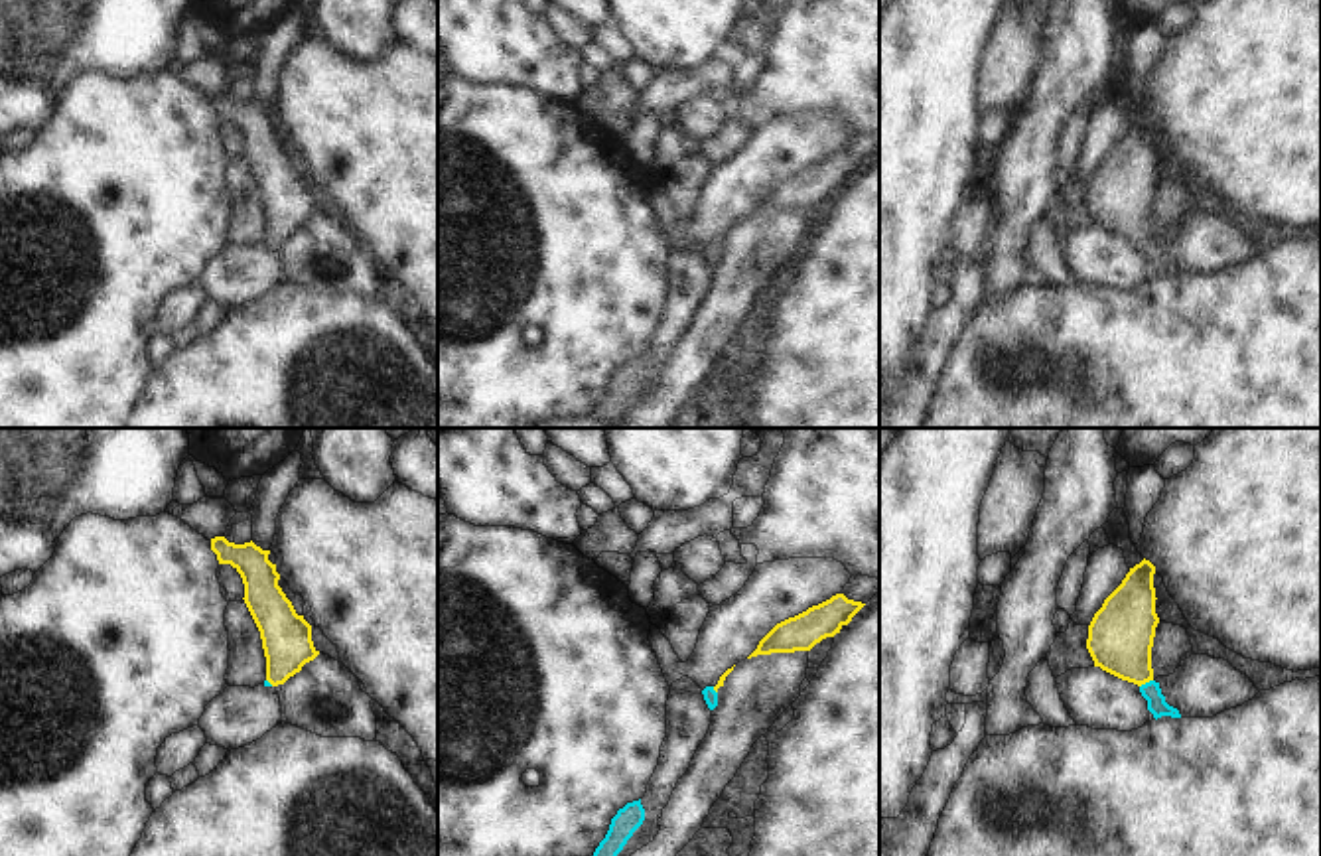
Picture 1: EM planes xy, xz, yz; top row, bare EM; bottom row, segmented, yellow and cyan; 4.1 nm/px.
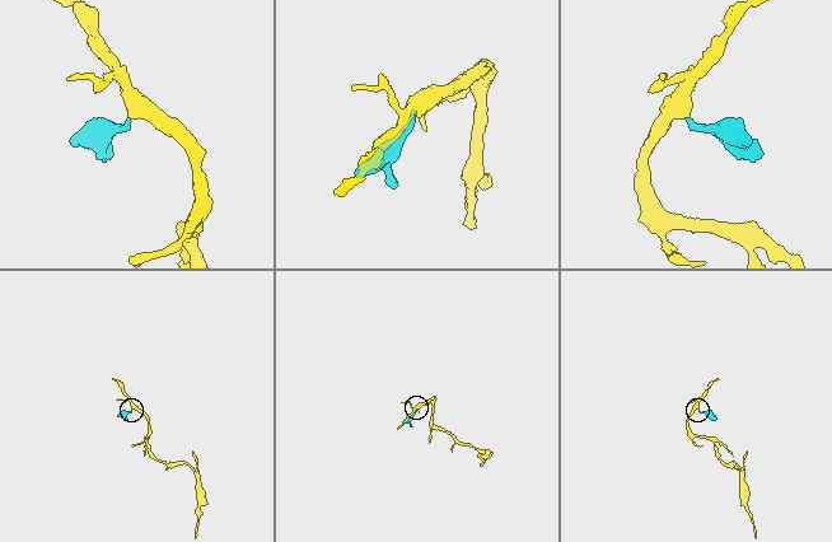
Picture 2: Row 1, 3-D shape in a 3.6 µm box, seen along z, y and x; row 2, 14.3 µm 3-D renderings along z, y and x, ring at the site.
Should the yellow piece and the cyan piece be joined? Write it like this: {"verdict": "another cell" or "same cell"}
{"verdict": "same cell"}

